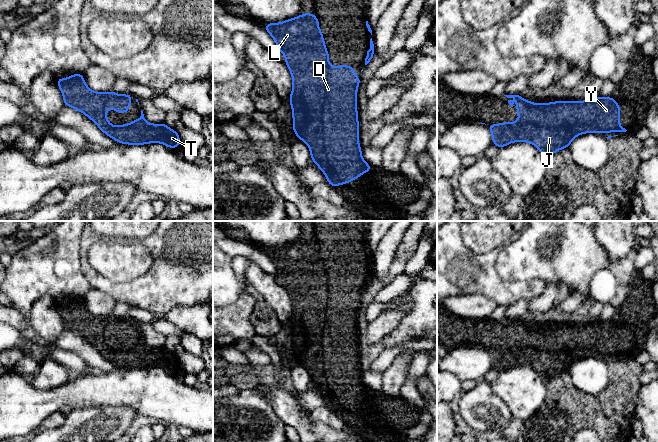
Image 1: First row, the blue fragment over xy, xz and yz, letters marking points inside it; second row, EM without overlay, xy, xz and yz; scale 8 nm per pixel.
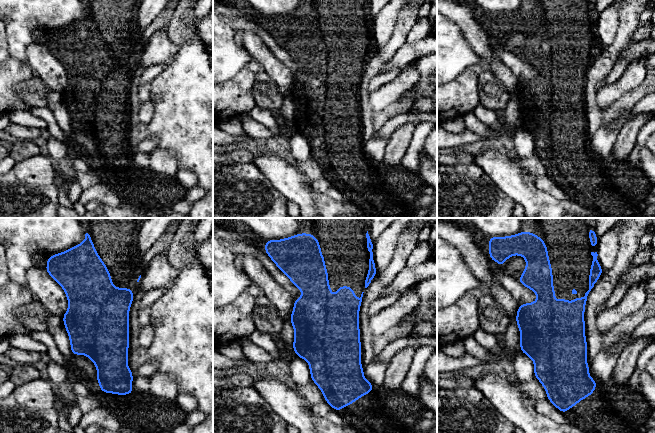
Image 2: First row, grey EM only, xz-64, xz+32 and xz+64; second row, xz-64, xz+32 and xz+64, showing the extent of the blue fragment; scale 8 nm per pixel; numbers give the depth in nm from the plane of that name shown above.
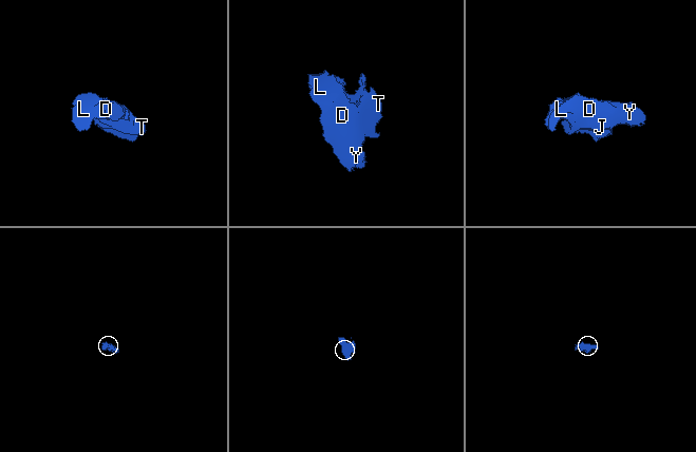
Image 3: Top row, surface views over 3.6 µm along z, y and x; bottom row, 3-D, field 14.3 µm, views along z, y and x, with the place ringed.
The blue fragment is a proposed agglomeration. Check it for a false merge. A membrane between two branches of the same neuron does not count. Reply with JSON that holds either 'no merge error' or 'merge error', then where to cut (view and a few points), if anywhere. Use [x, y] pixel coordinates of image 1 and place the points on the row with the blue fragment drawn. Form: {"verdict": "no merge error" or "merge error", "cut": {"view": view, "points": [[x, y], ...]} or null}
{"verdict": "no merge error", "cut": null}

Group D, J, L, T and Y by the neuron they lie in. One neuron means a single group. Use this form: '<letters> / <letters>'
D J L T Y

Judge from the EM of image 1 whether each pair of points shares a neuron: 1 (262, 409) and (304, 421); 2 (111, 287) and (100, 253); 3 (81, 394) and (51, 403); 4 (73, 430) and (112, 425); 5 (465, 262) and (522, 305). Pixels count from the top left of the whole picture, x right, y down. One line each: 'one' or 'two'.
1: two
2: two
3: one
4: one
5: two

